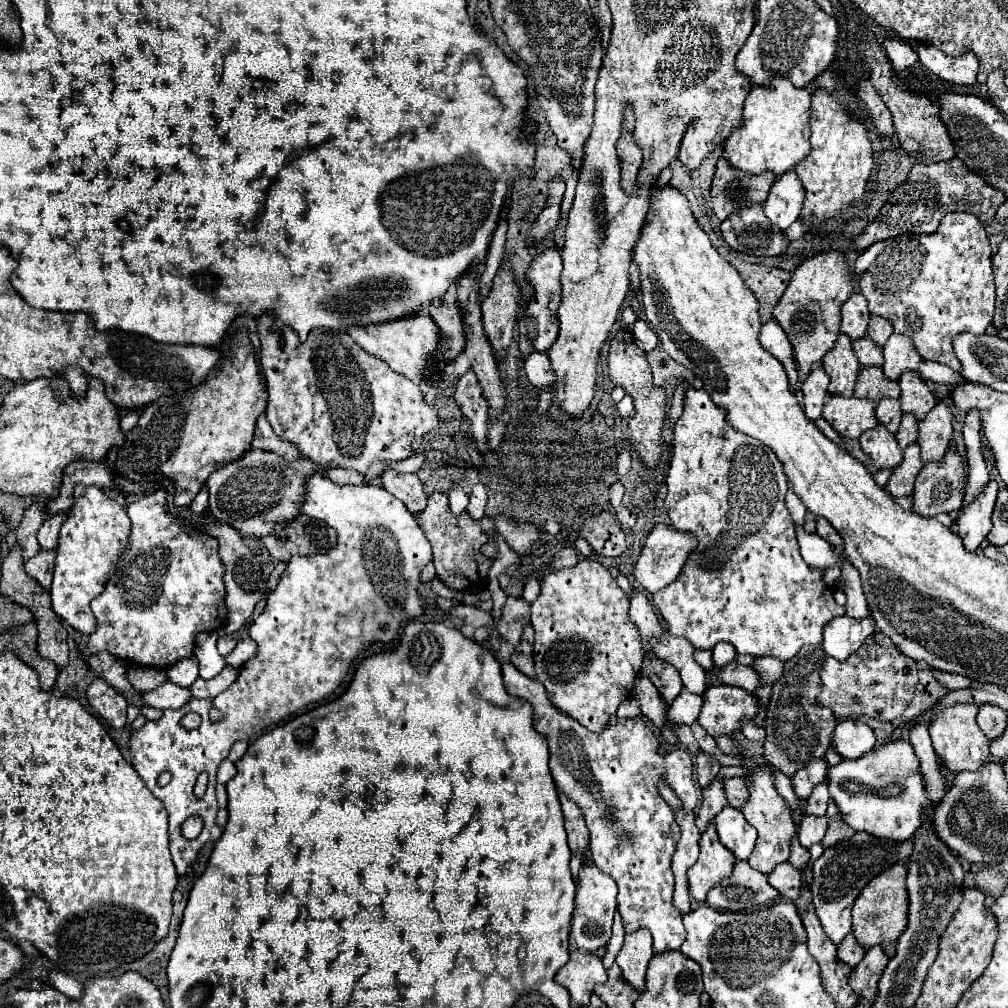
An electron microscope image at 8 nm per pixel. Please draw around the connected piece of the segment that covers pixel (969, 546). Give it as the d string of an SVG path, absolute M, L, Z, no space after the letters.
M989 479L989 485L979 495L979 499L971 503L967 509L963 509L959 517L959 523L957 523L959 537L963 539L965 549L971 553L977 551L977 547L981 545L981 541L987 537L987 533L993 527L991 511L995 505L995 497L997 497L997 483Z

